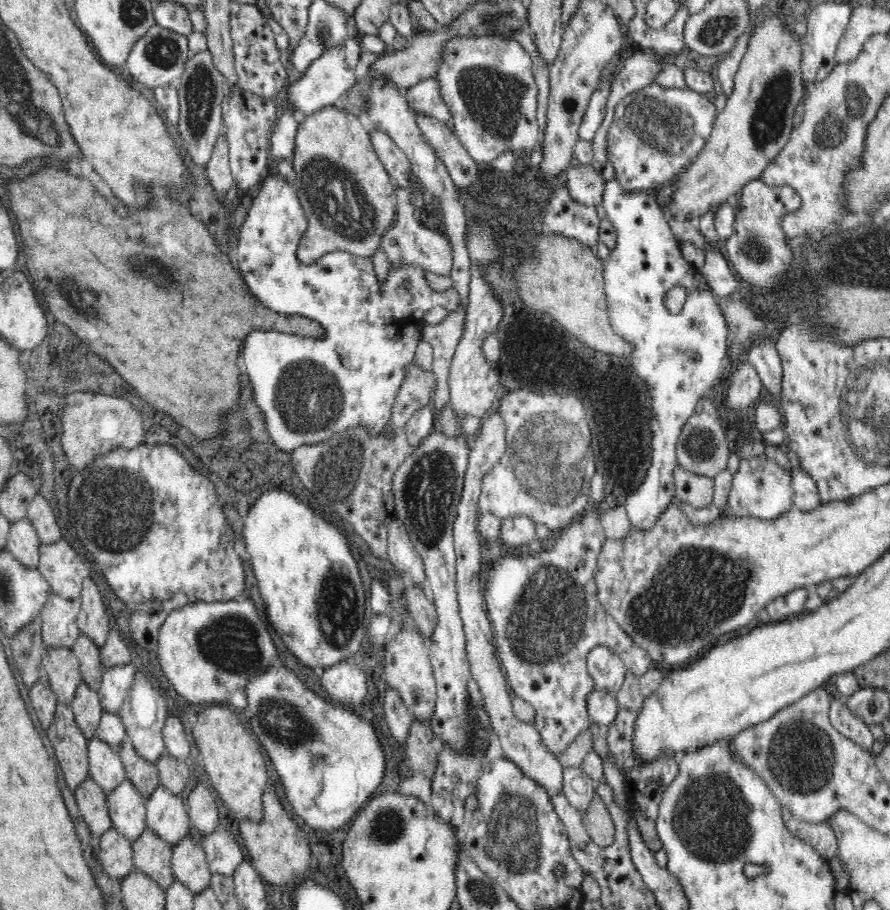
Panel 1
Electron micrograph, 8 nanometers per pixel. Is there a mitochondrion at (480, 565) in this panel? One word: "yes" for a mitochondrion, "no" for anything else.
no

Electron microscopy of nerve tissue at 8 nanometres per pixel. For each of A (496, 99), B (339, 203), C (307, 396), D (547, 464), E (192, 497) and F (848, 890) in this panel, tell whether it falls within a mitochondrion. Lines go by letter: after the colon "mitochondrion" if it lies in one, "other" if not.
A: mitochondrion
B: mitochondrion
C: mitochondrion
D: mitochondrion
E: other
F: other

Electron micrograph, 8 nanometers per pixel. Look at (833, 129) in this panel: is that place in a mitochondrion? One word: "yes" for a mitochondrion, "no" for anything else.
yes

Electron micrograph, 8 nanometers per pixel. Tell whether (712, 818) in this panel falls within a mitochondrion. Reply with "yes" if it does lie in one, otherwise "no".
yes

